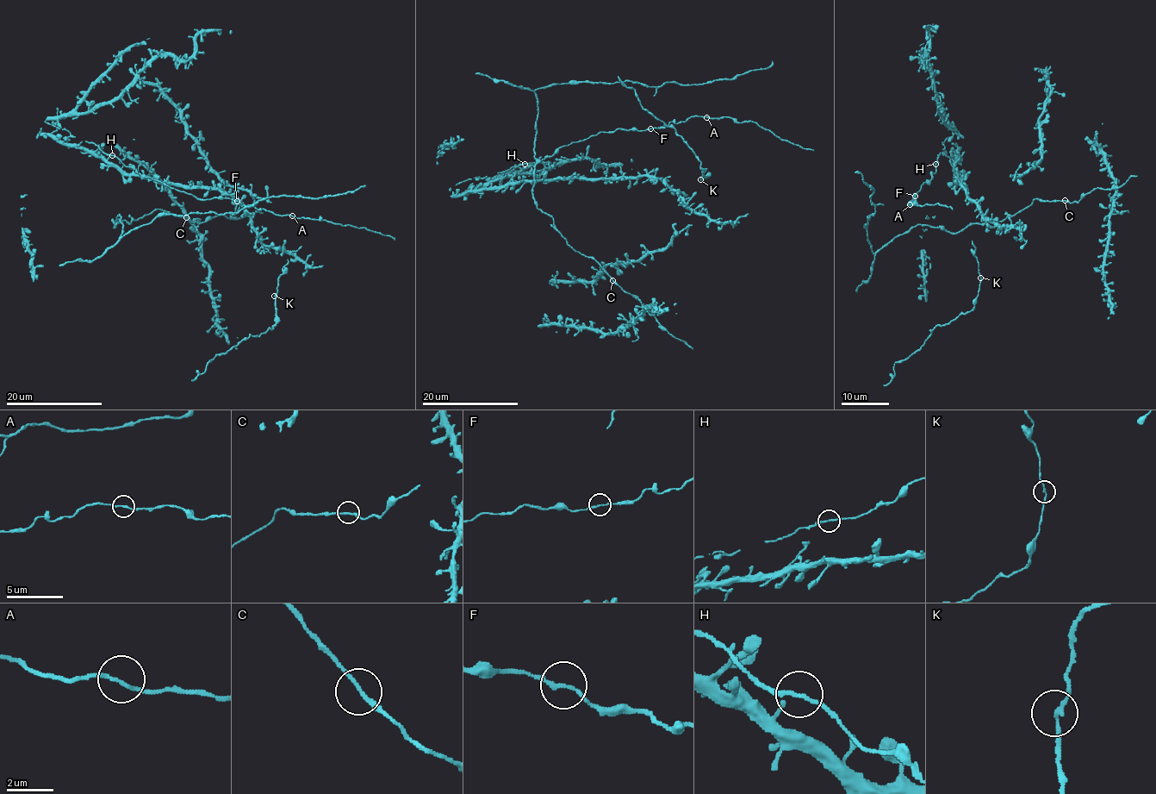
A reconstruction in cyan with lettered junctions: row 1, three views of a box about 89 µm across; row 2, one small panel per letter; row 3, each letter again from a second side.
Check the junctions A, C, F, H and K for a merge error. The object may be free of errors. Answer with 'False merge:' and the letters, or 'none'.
False merge: none

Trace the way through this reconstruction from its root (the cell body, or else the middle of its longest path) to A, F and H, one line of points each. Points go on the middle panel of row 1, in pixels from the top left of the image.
A: (633, 129), (665, 128), (672, 121), (677, 123), (693, 115), (706, 117)
F: (633, 129), (645, 131), (650, 128)
H: (633, 129), (599, 132), (587, 139), (562, 146), (541, 160), (525, 164)

